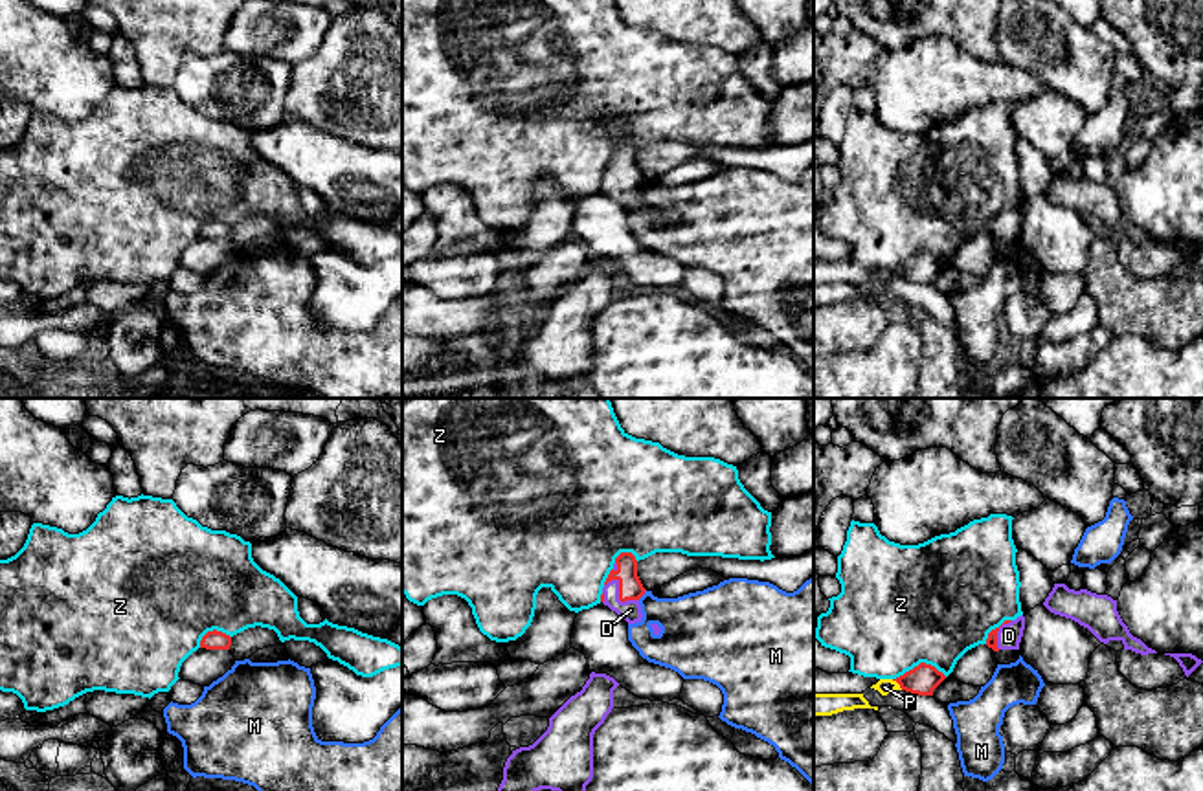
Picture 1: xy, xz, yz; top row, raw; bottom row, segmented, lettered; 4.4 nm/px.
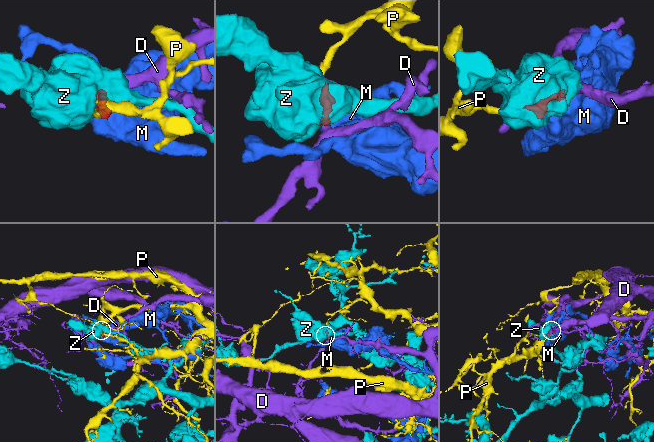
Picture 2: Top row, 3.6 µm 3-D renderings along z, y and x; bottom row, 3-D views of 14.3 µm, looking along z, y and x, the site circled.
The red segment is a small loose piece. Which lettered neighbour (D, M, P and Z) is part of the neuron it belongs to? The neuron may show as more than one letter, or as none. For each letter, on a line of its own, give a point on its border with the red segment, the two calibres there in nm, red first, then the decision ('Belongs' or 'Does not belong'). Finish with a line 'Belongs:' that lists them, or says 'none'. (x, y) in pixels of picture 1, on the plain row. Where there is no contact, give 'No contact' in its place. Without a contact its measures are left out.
D: Touches red at xz (619, 182). Thickness 110 nm (red) against 90 nm. Belongs
M: Touches red at xz (641, 184). Thickness 110 nm (red) against 260 nm. Does not belong
P: Touches red at yz (897, 270). Thickness 140 nm (red) against 70 nm. Does not belong
Z: Touches red at yz (921, 252). Thickness 140 nm (red) against 500 nm. Does not belong
Belongs: D

